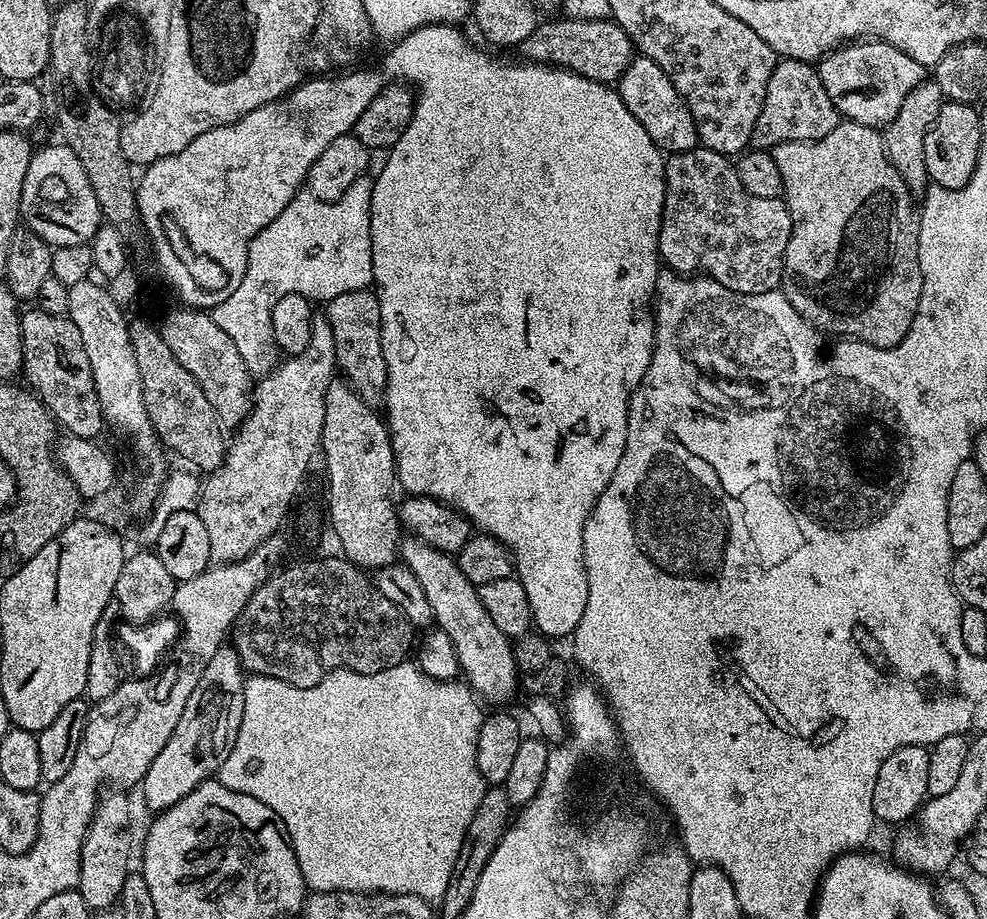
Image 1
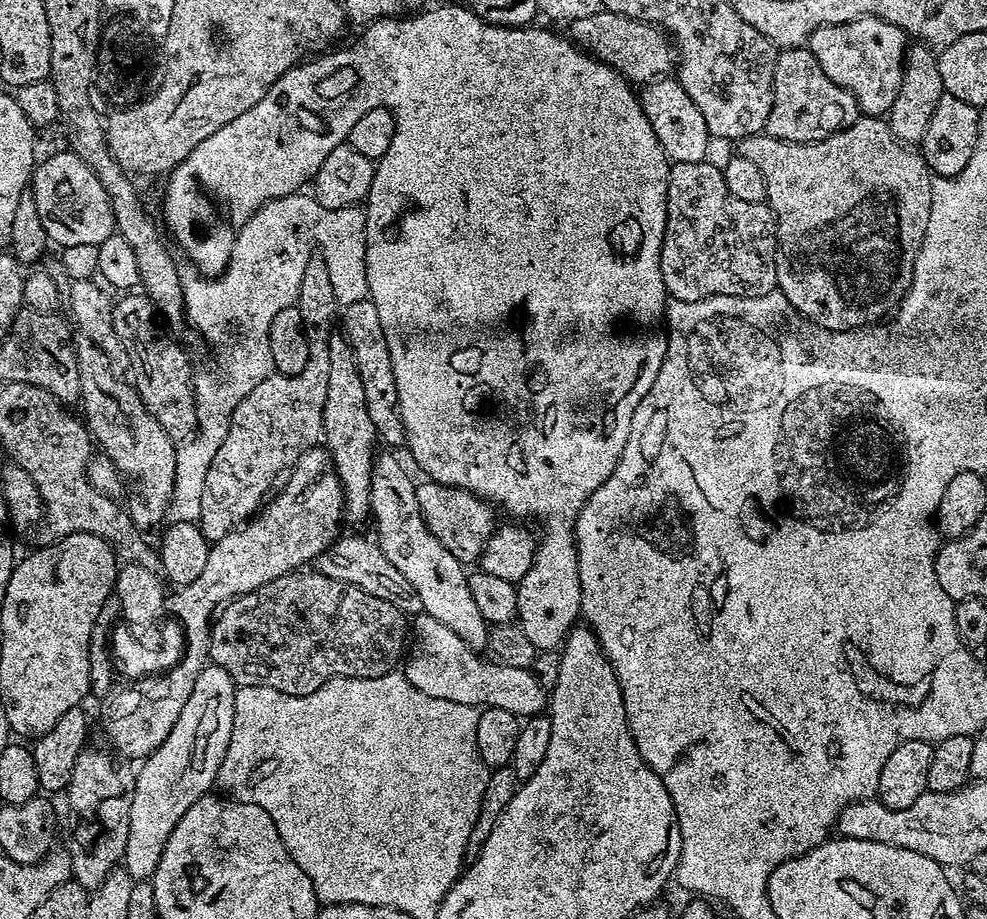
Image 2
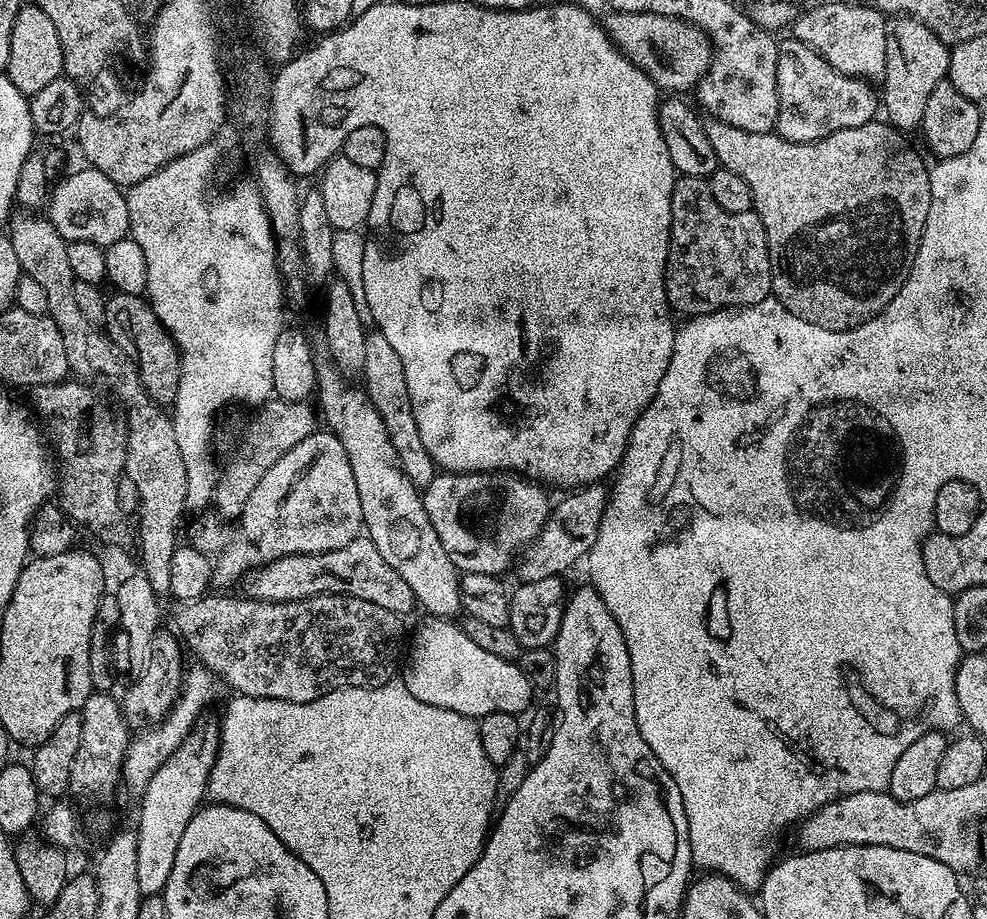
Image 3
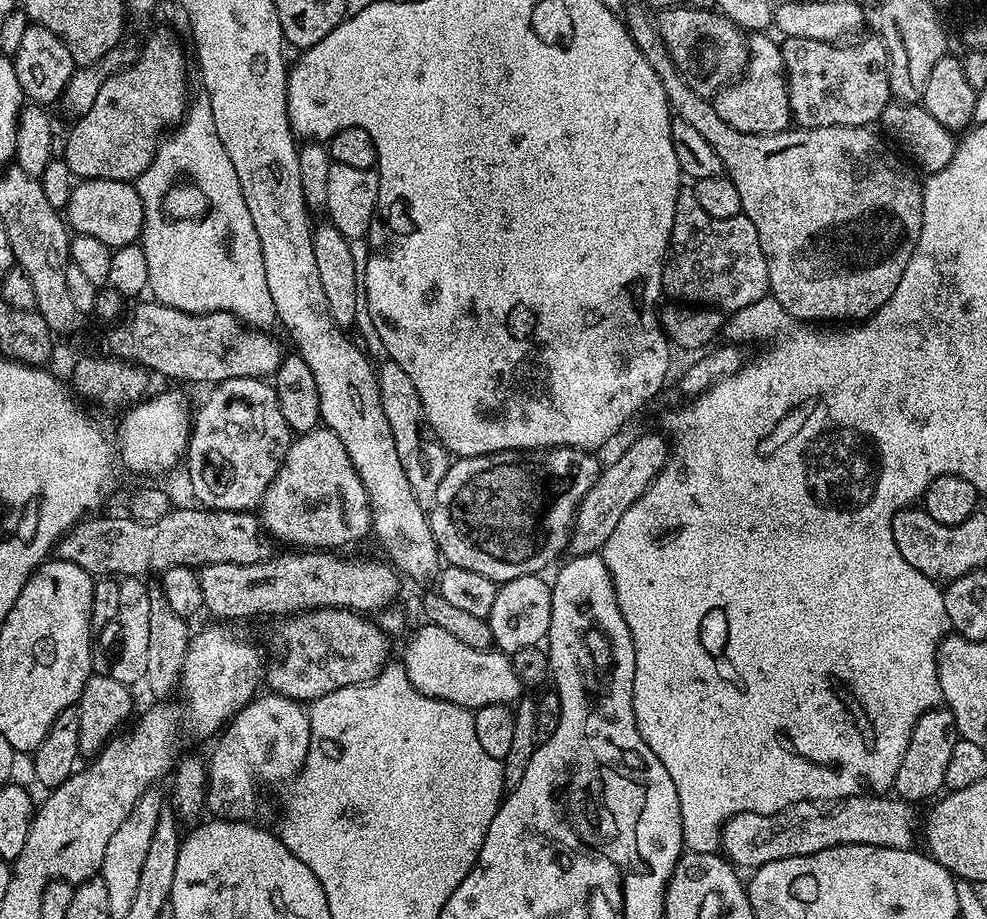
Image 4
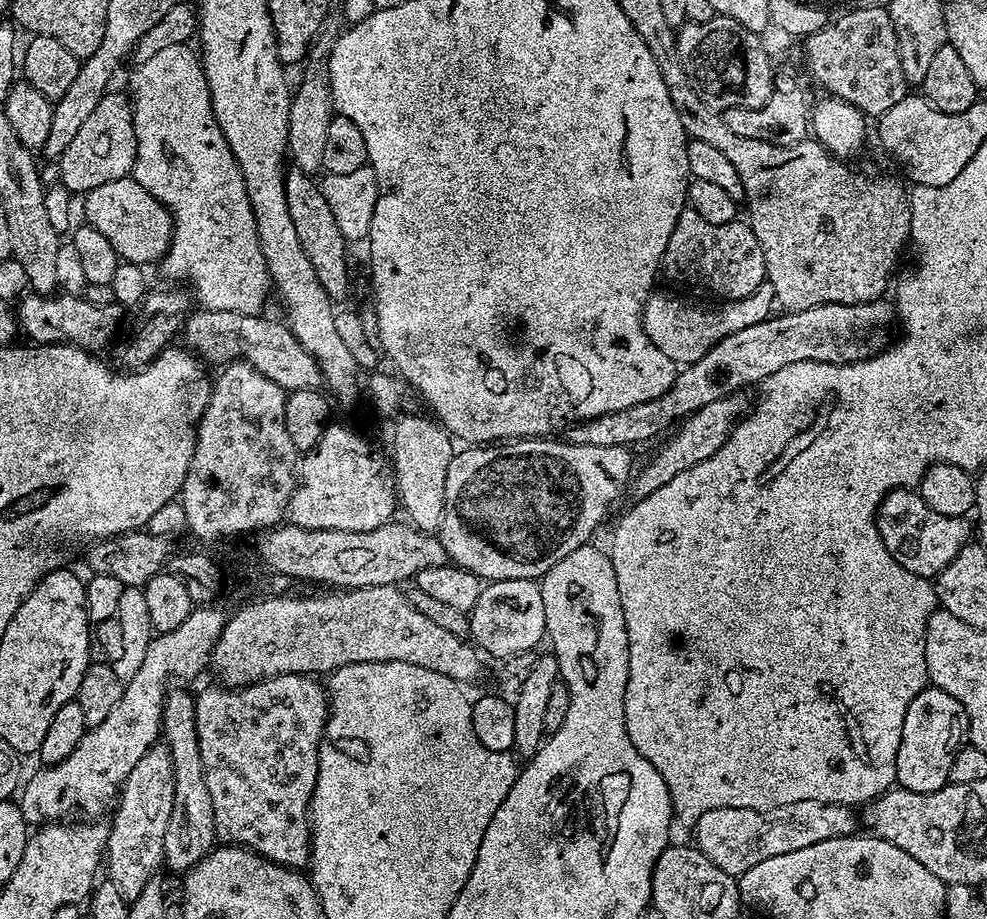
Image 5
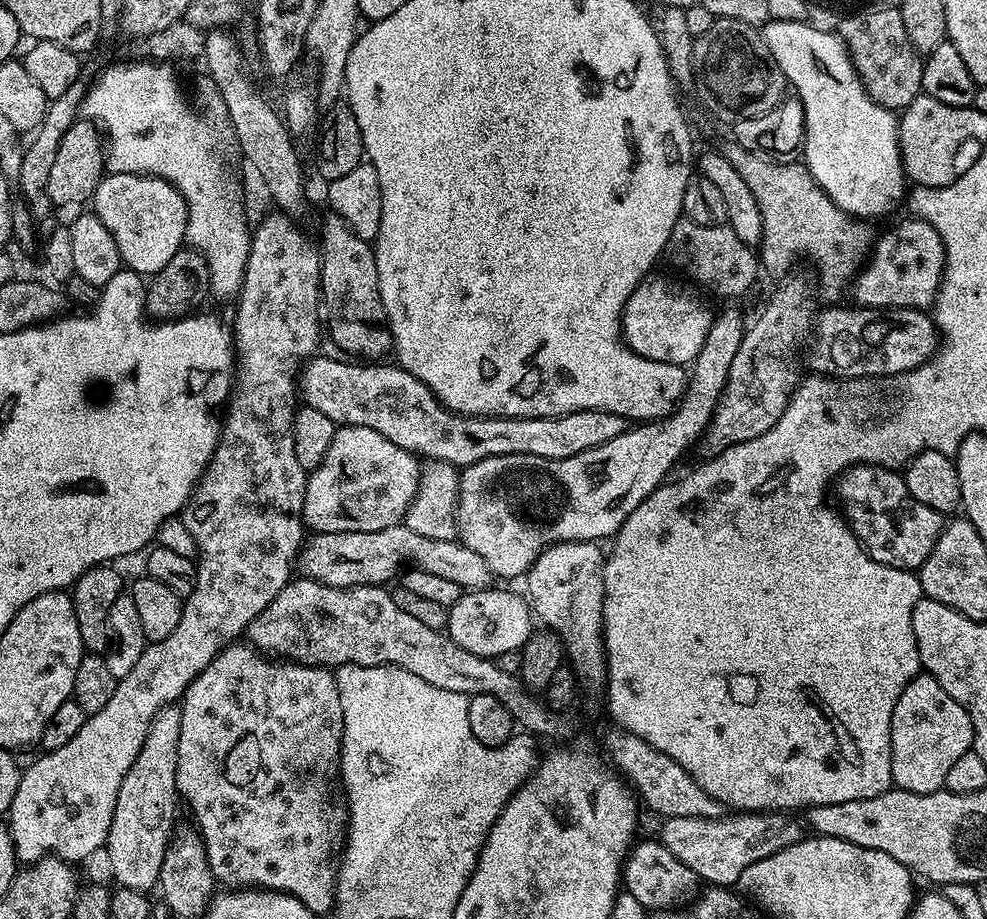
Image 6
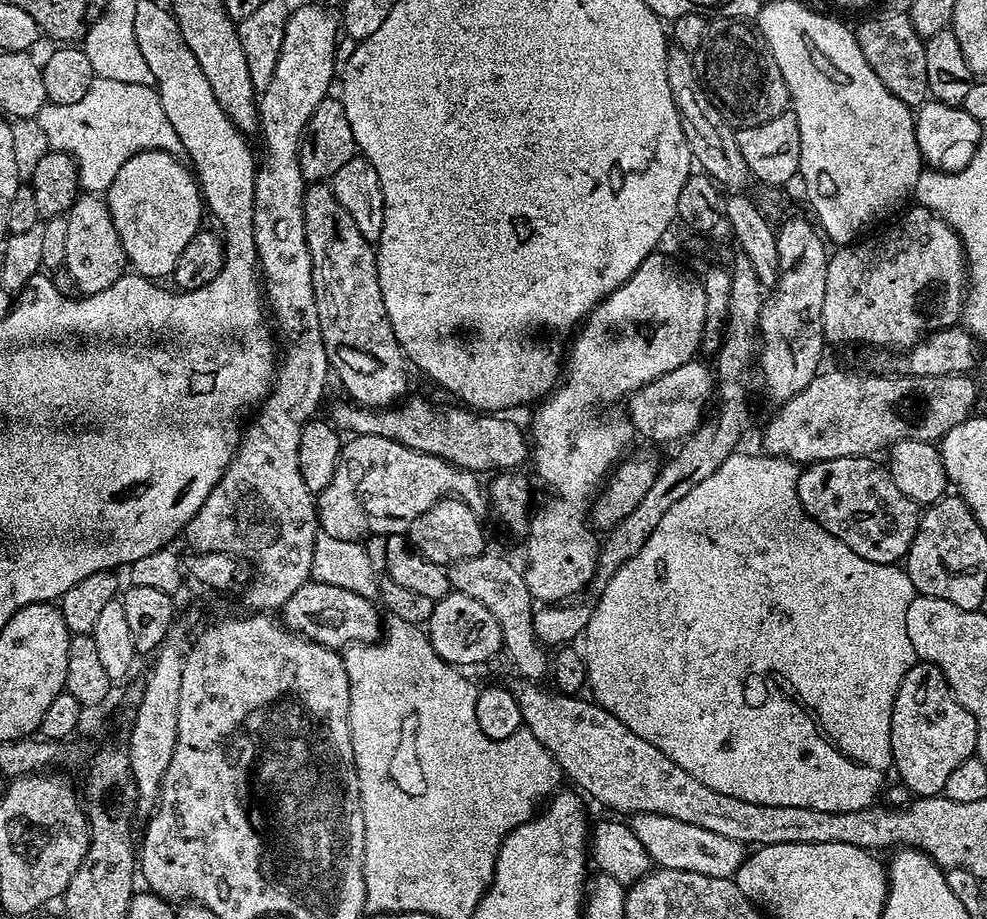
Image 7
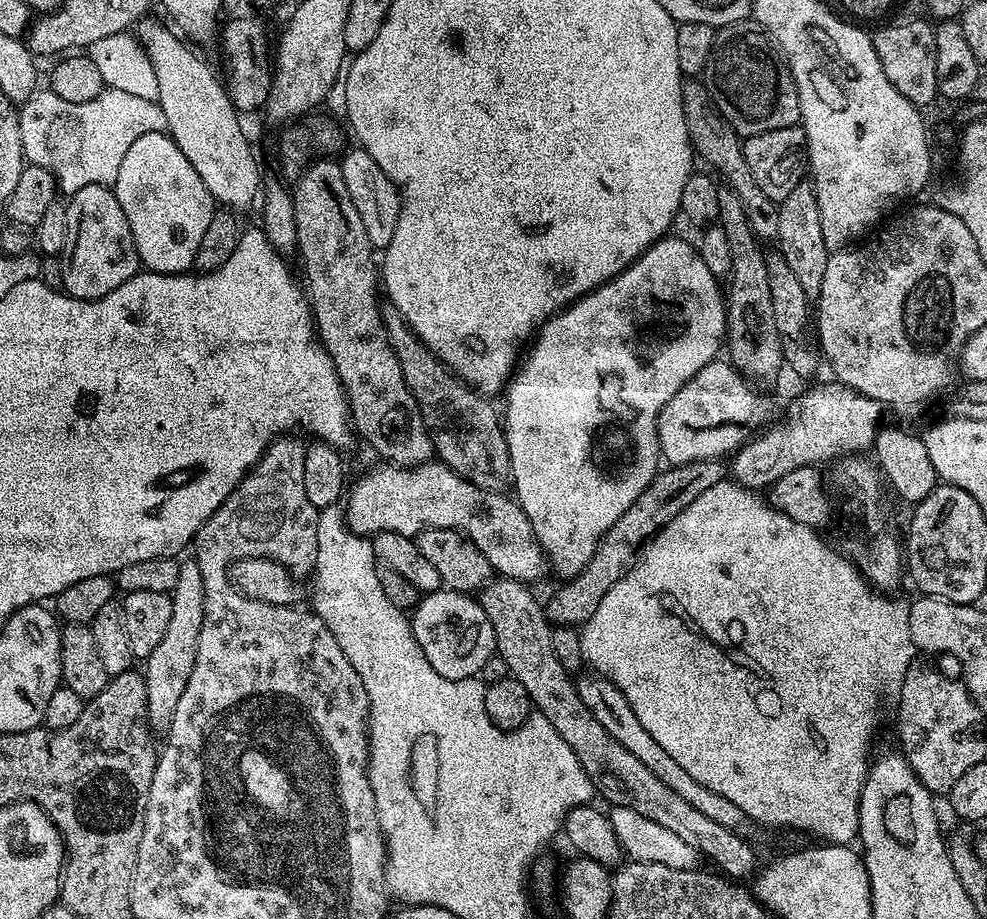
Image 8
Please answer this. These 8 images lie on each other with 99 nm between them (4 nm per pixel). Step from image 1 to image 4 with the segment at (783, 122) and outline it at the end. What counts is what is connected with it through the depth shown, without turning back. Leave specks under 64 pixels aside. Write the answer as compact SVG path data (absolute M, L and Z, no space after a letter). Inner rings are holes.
M876 34L859 40L831 44L814 38L786 36L779 41L784 77L788 80L792 119L799 127L867 128L875 125L888 104L893 103L890 62L883 40Z

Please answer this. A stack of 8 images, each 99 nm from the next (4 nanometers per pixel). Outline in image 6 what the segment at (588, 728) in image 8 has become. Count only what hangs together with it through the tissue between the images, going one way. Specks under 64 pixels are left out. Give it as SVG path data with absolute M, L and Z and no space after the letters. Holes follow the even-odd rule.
M402 522L373 532L317 532L305 539L298 557L301 577L335 588L357 588L367 584L384 586L389 583L387 580L395 581L405 566L421 568L426 574L439 574L449 582L458 582L461 590L489 587L490 573L478 554L456 540L422 538Z

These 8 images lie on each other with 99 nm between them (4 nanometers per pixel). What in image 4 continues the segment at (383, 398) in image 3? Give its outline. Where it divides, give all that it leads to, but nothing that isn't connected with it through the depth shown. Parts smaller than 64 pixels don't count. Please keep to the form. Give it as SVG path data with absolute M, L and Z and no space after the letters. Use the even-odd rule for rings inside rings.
M385 359L383 363L384 365L376 368L376 377L382 398L382 410L394 434L398 462L402 462L402 470L406 470L406 479L414 490L414 498L423 506L431 506L434 502L434 494L438 494L438 485L441 484L442 478L446 478L450 453L428 425L428 420L424 416L422 398L418 398L418 390L414 382L410 382L406 370L402 370L402 366L389 359Z

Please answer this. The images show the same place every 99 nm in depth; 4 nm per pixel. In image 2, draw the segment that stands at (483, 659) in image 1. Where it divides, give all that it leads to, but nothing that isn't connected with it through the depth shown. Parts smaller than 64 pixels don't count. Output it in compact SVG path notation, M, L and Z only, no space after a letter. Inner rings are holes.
M377 455L372 467L371 506L372 520L376 522L374 539L379 544L382 554L390 558L390 562L399 570L410 586L422 598L423 615L438 618L442 626L454 630L462 642L471 648L484 650L488 648L488 632L490 625L478 611L478 605L470 594L468 572L426 526L422 514L418 510L415 479L408 477L406 469L400 465L399 455Z

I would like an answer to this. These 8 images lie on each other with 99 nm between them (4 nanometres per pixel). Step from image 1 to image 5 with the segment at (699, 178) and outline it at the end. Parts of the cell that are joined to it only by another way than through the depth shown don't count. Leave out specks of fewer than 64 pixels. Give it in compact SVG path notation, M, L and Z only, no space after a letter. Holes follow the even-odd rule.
M685 206L678 214L678 222L670 234L670 242L666 242L664 259L662 261L662 276L673 280L676 284L685 284L688 288L697 288L700 292L709 292L717 296L717 301L741 300L758 286L766 283L766 258L762 254L762 246L758 246L758 238L754 238L752 225L741 222L739 219L731 220L729 224L714 226L714 222L706 222L693 208Z

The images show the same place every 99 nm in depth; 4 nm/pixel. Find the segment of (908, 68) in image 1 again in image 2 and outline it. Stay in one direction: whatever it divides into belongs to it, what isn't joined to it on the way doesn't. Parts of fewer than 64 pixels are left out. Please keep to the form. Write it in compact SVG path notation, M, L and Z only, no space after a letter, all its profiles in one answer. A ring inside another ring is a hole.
M863 16L845 24L827 24L810 34L806 47L818 58L818 66L830 82L838 82L842 90L854 94L861 113L887 117L898 86L902 84L906 59L906 34L898 26L882 18Z

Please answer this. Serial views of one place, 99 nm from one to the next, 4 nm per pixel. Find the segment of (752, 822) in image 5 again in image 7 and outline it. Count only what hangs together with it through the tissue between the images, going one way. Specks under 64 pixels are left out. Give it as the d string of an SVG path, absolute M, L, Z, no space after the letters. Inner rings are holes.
M642 812L633 815L630 829L655 865L661 868L686 870L694 874L706 874L710 878L733 879L746 858L745 845L734 842L734 838L722 838L714 830L702 830L702 826L690 826L690 822L678 822L662 814Z

